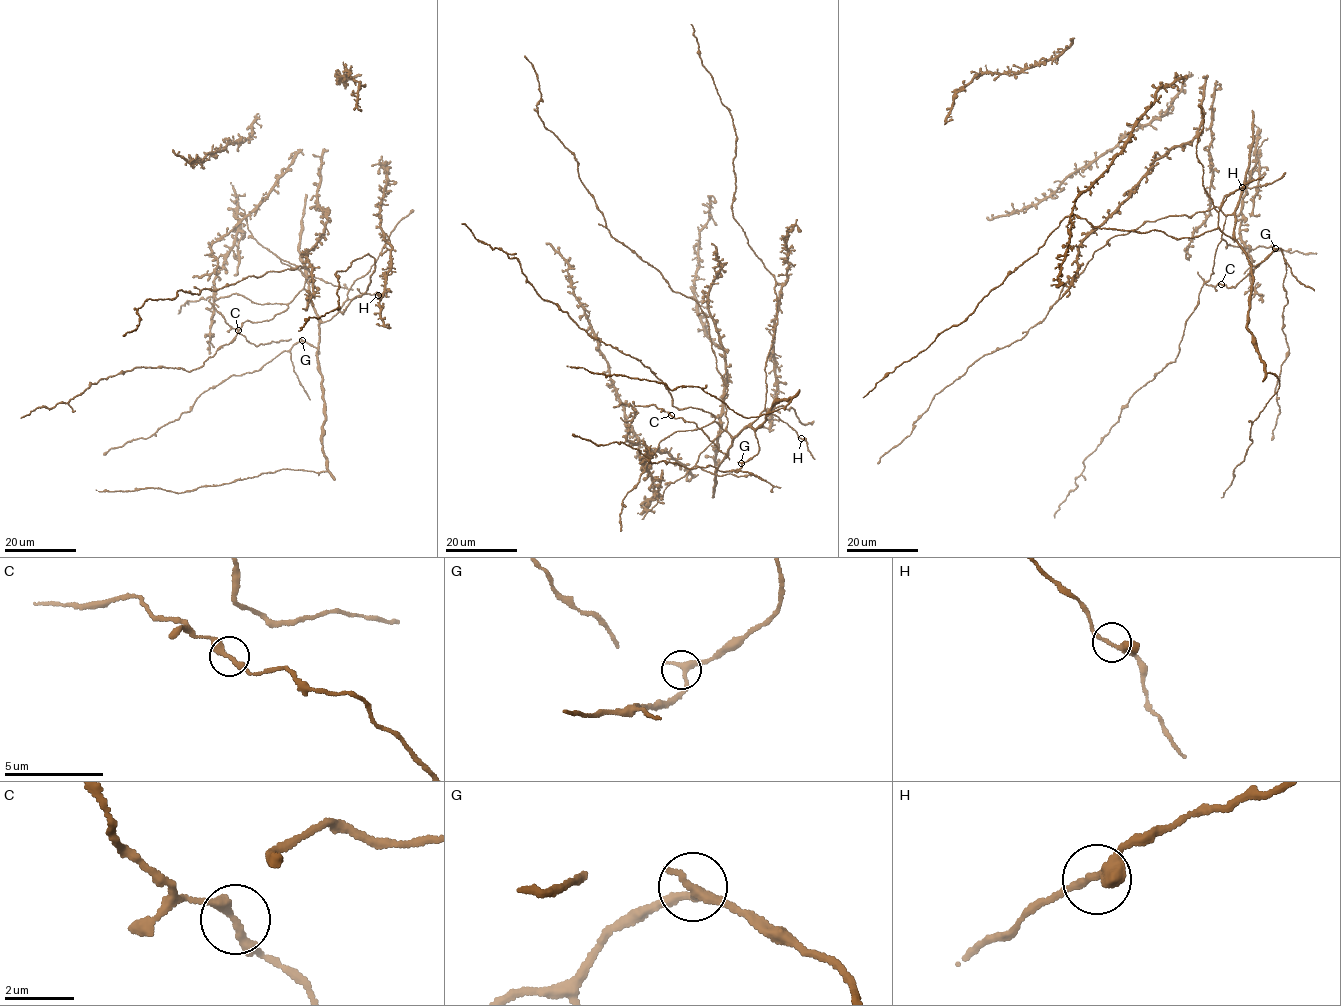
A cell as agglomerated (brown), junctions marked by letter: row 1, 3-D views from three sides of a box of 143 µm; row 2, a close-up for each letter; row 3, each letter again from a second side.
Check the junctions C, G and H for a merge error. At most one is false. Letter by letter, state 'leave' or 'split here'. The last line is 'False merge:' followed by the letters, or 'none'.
C: leave
G: leave
H: leave
False merge: none

